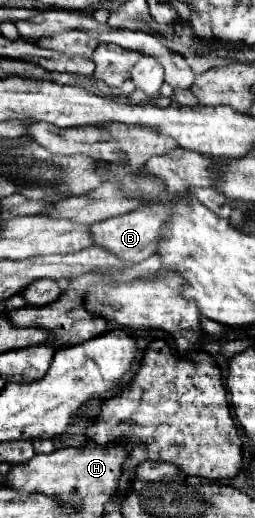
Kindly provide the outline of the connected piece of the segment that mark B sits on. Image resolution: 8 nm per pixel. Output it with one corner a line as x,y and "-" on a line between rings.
144,206
144,208
136,208
128,214
122,216
114,216
102,222
92,224
92,240
96,246
112,252
114,256
118,256
124,262
132,262
138,264
142,260
146,260
148,256
152,256
156,252
156,244
158,244
158,230
162,228
162,224
168,220
170,210
166,206

